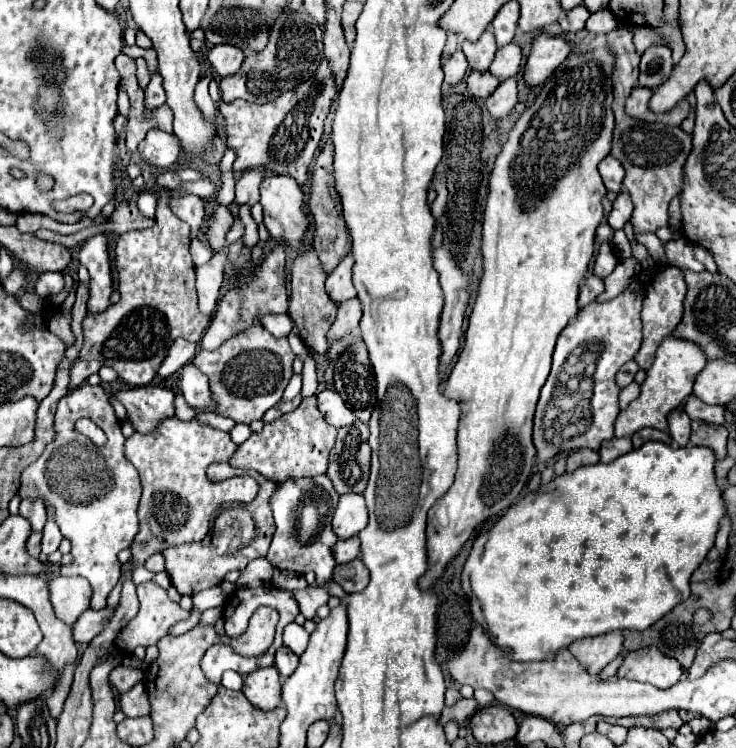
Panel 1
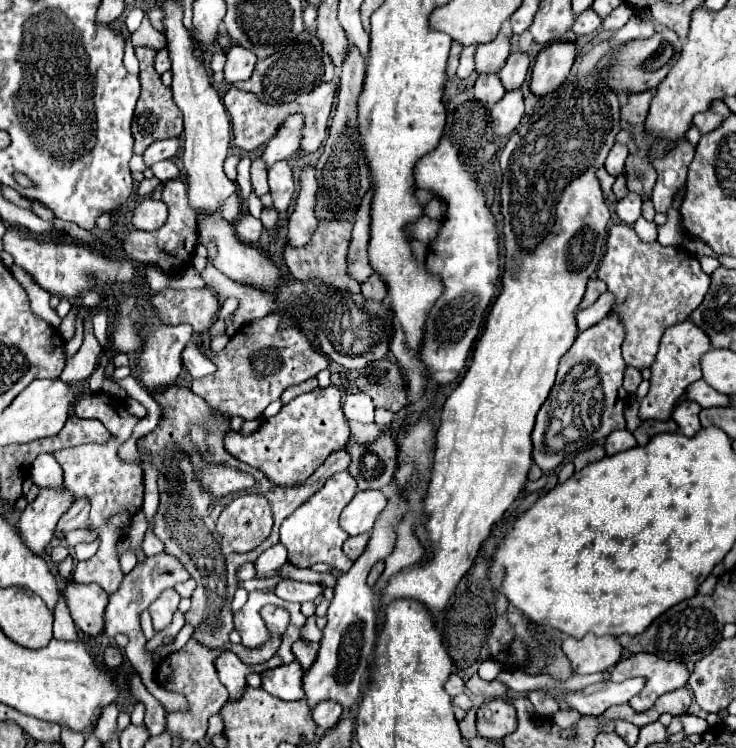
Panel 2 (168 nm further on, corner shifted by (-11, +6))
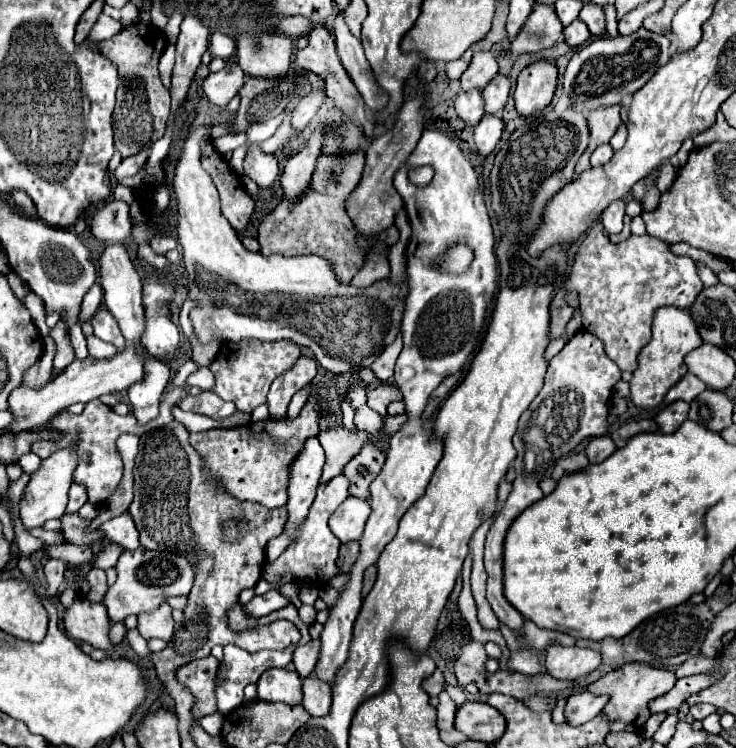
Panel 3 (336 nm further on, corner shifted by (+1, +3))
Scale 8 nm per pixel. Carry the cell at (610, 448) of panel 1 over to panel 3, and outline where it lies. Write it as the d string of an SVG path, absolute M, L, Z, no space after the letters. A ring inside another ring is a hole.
M600 436L600 438L590 440L590 444L586 448L586 454L588 454L588 460L592 464L596 464L596 462L606 460L614 450L616 450L616 444L612 442L612 438L610 436Z

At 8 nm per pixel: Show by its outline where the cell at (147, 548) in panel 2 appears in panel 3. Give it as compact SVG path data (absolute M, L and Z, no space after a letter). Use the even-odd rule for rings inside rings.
M122 514L116 516L110 522L104 522L100 526L100 530L104 532L106 540L114 540L116 544L124 546L126 550L136 550L140 548L140 538L138 538L138 530L134 526L134 520L130 514Z

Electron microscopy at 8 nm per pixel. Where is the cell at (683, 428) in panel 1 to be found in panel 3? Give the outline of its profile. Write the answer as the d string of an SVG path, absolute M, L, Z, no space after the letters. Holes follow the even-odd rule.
M682 400L664 406L664 408L658 412L658 416L656 416L656 422L658 422L660 430L662 430L664 434L672 434L672 432L688 418L688 408L690 408L690 406L688 406L686 402L682 402Z

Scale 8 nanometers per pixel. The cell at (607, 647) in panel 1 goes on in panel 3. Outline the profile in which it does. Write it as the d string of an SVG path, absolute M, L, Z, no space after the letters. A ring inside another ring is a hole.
M548 646L546 648L546 670L552 678L558 680L576 680L580 676L590 674L600 666L602 658L600 652L590 648L578 648L578 646Z

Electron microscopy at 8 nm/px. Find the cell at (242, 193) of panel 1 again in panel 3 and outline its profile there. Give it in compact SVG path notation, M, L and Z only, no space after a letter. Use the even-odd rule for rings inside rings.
M314 90L310 94L306 94L304 98L300 98L298 106L292 110L292 130L294 132L302 132L304 126L312 120L312 116L318 112L318 108L324 102L324 92L322 90Z

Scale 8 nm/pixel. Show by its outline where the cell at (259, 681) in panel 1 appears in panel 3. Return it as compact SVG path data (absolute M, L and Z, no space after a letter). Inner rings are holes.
M270 668L258 680L258 700L264 702L284 702L300 704L302 702L302 680L296 670L288 668Z

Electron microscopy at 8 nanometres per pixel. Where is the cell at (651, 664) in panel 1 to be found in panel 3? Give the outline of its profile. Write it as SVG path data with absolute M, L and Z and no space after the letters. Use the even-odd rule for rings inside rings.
M630 662L630 664L624 664L616 670L612 670L610 674L602 676L600 680L592 682L588 686L588 690L592 694L608 694L610 696L608 704L604 706L604 712L610 720L610 730L612 732L622 732L622 730L642 732L642 726L650 716L648 702L662 696L662 694L666 694L676 684L676 680L678 678L674 676L674 672L652 668L652 666L640 664L640 662Z

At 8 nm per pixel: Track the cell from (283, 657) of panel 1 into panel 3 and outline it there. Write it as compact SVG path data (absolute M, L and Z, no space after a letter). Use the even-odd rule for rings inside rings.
M310 640L308 644L298 646L298 648L294 650L292 664L294 664L296 672L300 674L300 678L306 678L306 676L312 672L312 668L316 666L318 654L320 654L320 642L318 642L318 640Z

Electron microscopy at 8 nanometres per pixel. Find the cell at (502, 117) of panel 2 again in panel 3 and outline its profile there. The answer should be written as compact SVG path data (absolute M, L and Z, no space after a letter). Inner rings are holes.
M484 114L478 126L474 128L474 142L478 146L478 154L488 156L496 148L502 132L504 120L498 114Z

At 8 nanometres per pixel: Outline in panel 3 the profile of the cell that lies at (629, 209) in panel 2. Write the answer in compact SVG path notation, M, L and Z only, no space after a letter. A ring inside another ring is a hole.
M616 200L602 212L602 224L608 234L618 234L622 230L624 208L626 208L626 204L622 200Z

